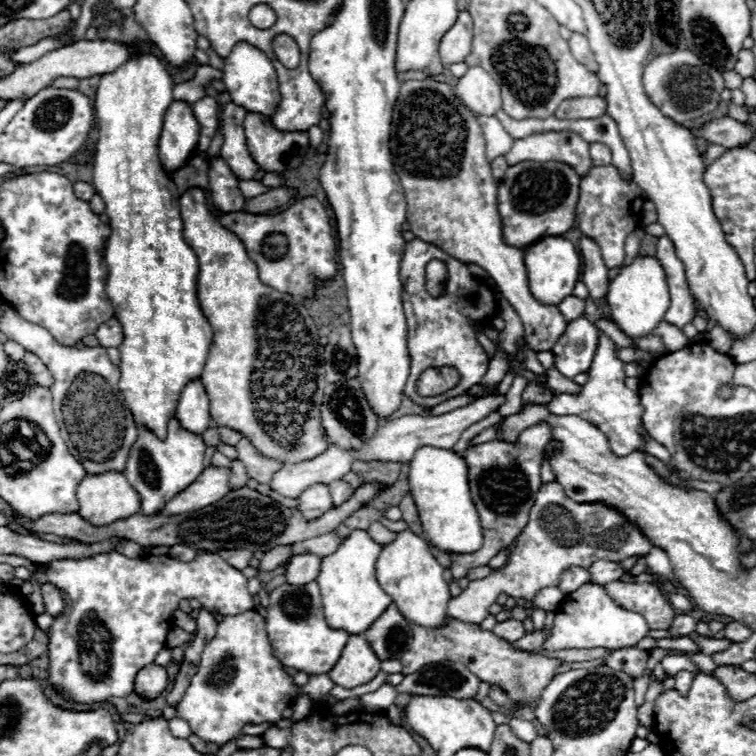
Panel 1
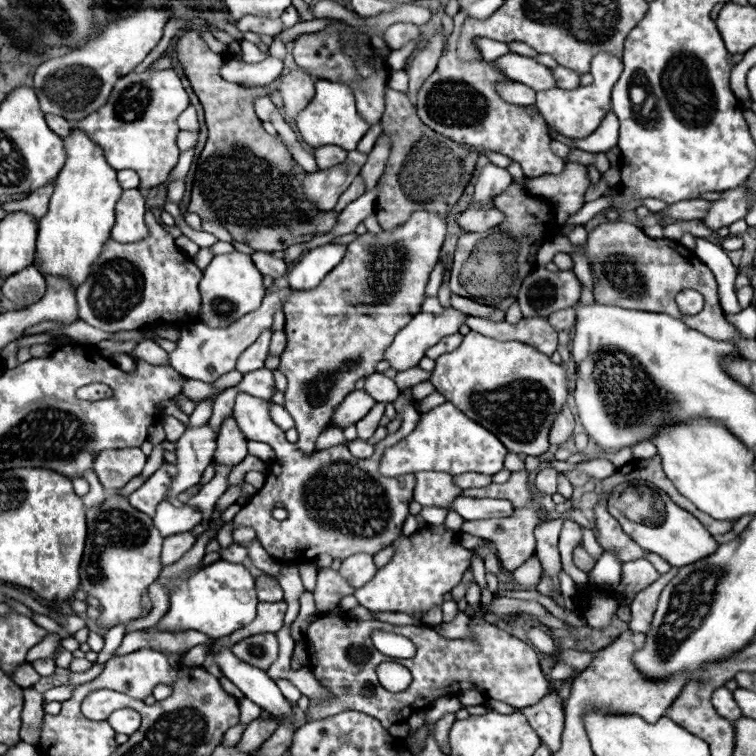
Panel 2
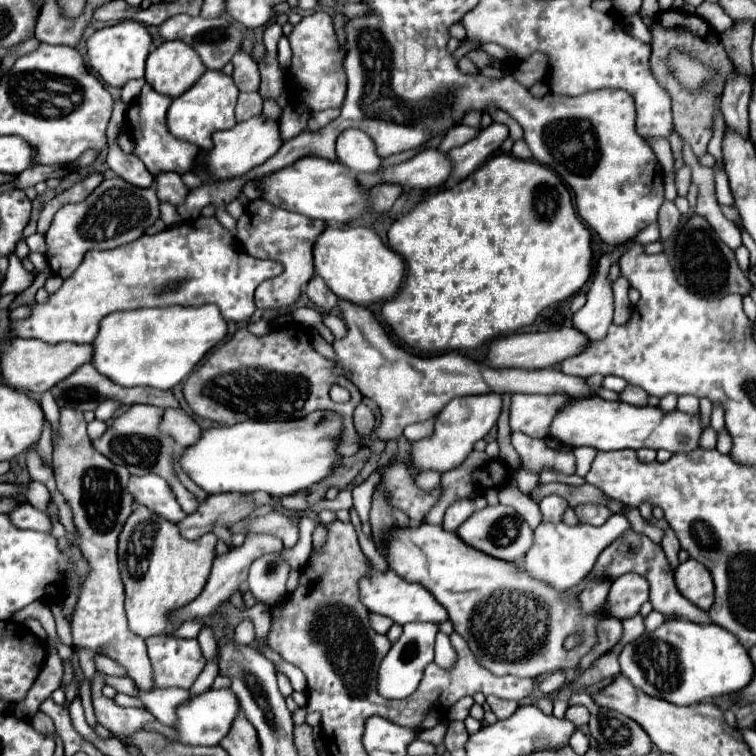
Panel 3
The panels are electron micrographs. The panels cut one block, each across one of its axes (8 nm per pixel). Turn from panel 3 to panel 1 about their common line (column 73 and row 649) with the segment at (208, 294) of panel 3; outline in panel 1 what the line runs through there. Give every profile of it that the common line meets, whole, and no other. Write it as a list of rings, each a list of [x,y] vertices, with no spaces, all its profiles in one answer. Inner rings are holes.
[[[308,582],[300,586],[282,584],[274,592],[270,592],[266,630],[274,646],[274,654],[282,658],[282,664],[286,668],[296,668],[300,672],[306,672],[310,676],[326,674],[328,670],[332,670],[332,666],[342,654],[342,648],[348,642],[346,632],[334,630],[326,624],[320,590],[316,582]]]

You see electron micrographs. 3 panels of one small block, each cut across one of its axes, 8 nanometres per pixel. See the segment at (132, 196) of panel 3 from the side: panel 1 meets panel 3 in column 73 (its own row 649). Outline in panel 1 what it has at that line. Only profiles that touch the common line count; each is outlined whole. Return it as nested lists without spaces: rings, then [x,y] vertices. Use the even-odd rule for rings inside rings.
[[[250,610],[238,616],[226,616],[218,624],[216,636],[202,652],[198,672],[190,680],[182,702],[176,706],[176,716],[184,718],[202,740],[224,746],[248,722],[278,722],[296,694],[298,686],[272,654],[264,618]]]

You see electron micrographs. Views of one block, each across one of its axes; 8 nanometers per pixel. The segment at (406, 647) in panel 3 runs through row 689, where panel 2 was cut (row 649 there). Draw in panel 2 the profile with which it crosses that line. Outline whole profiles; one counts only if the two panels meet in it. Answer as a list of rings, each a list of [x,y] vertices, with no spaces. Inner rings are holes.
[[[374,630],[372,642],[382,654],[392,656],[392,658],[412,658],[416,654],[416,646],[412,644],[412,640],[402,636],[402,634]]]

